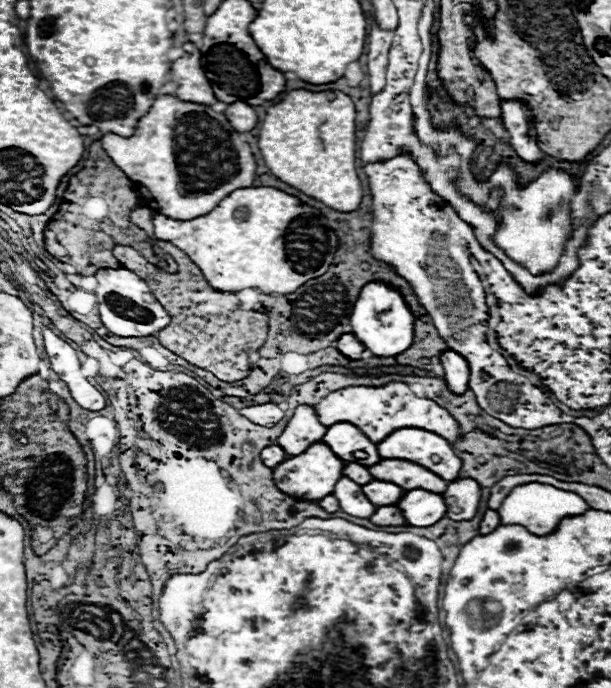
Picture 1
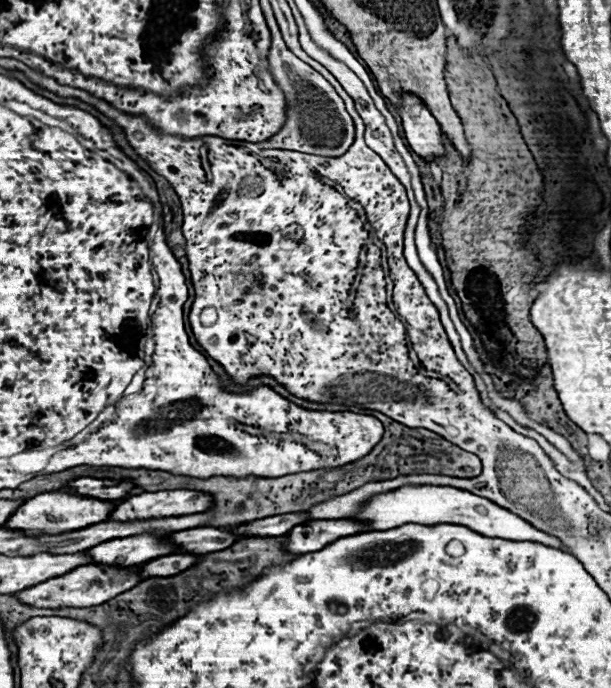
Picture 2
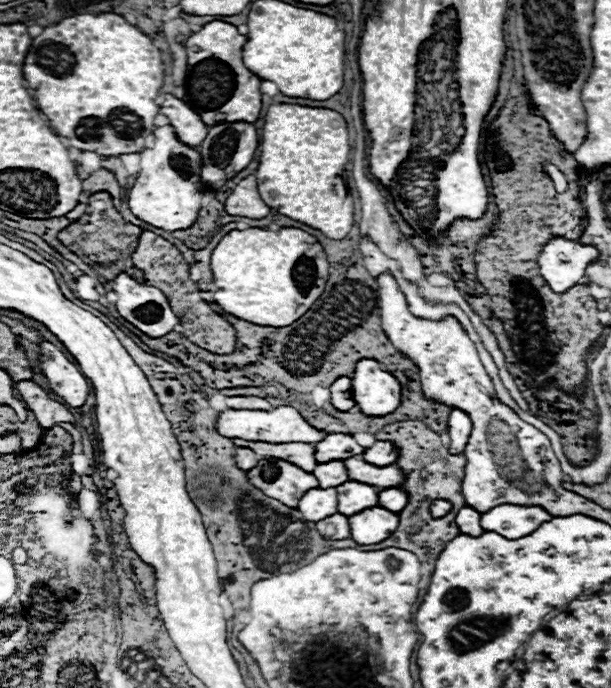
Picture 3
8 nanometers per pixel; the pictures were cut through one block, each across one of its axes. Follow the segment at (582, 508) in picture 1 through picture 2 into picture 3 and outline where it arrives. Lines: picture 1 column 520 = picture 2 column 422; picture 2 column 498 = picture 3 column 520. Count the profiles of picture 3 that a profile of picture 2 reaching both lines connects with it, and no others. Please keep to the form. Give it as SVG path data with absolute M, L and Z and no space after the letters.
M514 504L496 506L480 516L484 530L498 532L504 538L522 538L532 534L540 524L548 522L552 516L538 506L524 508Z

